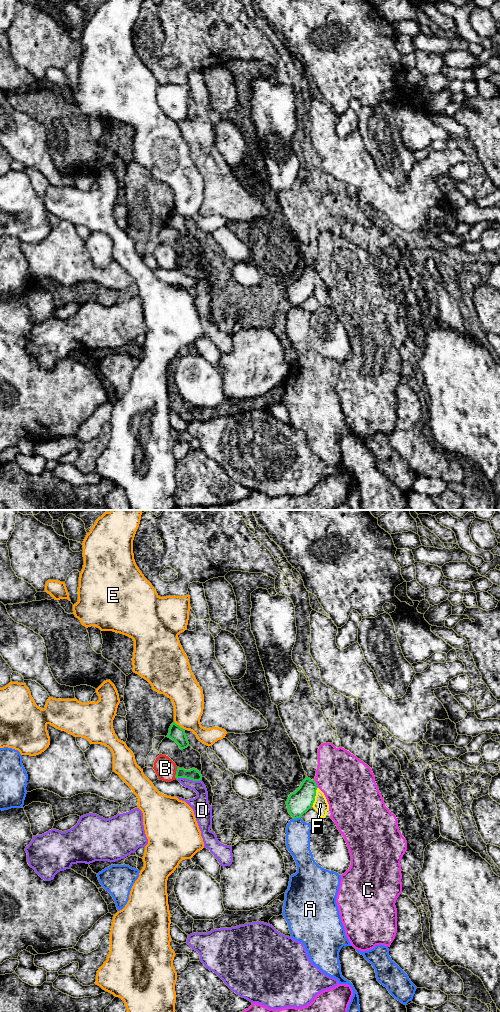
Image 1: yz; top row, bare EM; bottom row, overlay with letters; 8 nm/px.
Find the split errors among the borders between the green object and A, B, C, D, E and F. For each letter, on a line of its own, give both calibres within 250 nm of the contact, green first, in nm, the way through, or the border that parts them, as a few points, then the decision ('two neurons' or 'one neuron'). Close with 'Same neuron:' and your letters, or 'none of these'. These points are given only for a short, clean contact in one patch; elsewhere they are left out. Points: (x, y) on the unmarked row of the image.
A: calibres 190 and 190 nm; two neurons
B: calibres 100 and 170 nm; two neurons
C: calibres 190 and 420 nm; two neurons
D: calibres 100 and 140 nm; border yz (177, 266), (201, 268); two neurons
E: calibres 120 and 260 nm; two neurons
F: calibres 190 and 120 nm; way yz (299, 290), (305, 285), (314, 285), (320, 292); one neuron
Same neuron: F

